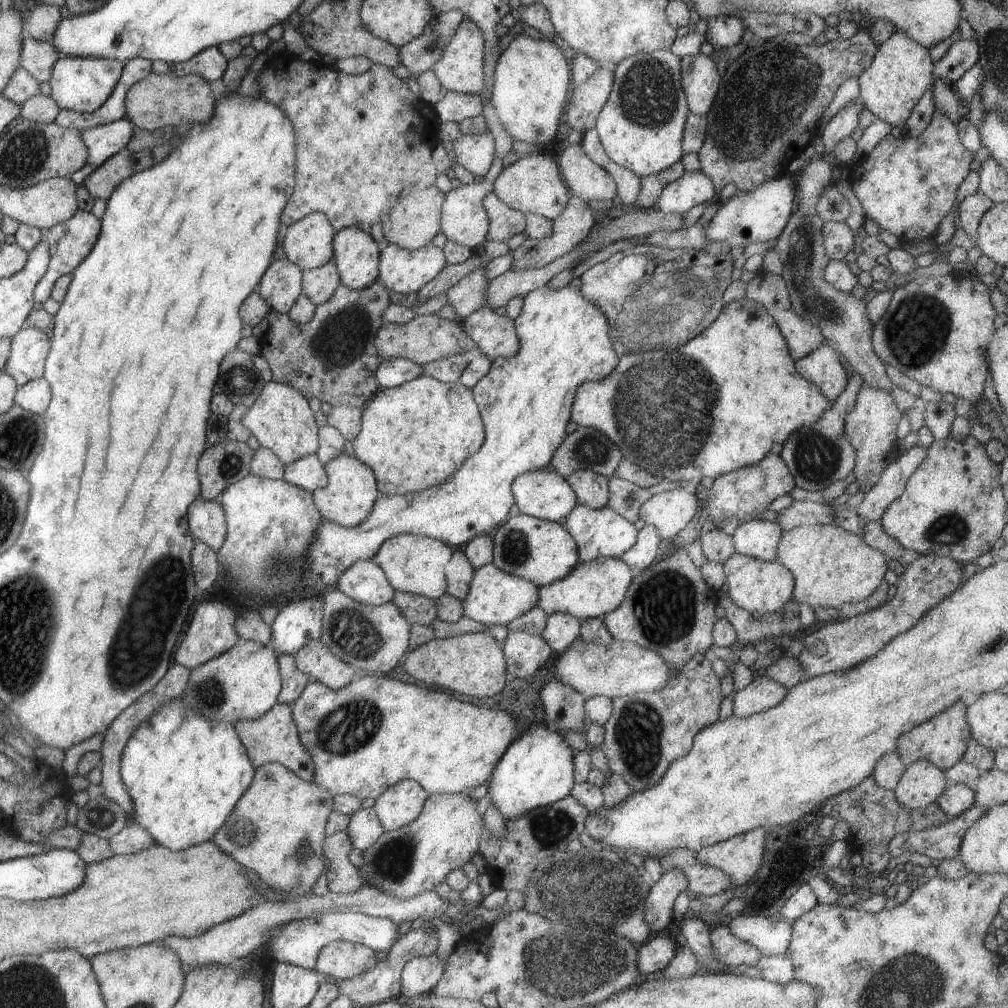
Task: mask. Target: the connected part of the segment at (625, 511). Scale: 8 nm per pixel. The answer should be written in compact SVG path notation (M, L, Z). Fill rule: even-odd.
M615 476L609 477L608 490L609 500L606 506L629 523L638 520L639 508L650 498L646 489Z

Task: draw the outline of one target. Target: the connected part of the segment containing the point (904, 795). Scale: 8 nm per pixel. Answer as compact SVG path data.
M917 760L905 768L892 792L897 803L903 807L921 809L936 802L937 796L943 793L947 785L943 770L927 760Z

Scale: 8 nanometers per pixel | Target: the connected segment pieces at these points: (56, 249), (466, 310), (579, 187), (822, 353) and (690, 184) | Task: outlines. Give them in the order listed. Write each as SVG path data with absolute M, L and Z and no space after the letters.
M75 210L75 213L71 218L63 220L51 226L51 228L44 231L44 240L48 247L49 258L48 266L43 274L43 277L34 289L34 300L40 304L43 304L45 300L50 296L53 284L55 280L59 279L59 276L72 274L73 270L85 259L85 256L93 248L95 240L97 240L100 232L100 220L97 220L90 212Z
M485 265L475 268L473 272L469 270L457 284L445 293L447 305L455 311L455 320L461 321L470 316L471 312L486 306L485 290L487 290L489 280L485 275Z
M580 144L567 145L557 164L570 195L585 203L612 200L616 196L616 185L611 176L587 158Z
M824 341L819 348L794 362L795 371L804 380L815 384L823 396L833 403L845 390L848 378L839 359L838 352Z
M684 172L675 182L667 184L657 200L656 207L663 214L684 214L715 196L711 180L703 172Z

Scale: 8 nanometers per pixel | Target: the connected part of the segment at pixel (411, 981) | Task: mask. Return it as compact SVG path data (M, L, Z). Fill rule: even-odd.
M435 952L429 956L417 956L411 958L400 976L400 999L418 997L430 993L443 976L445 961L441 961Z

